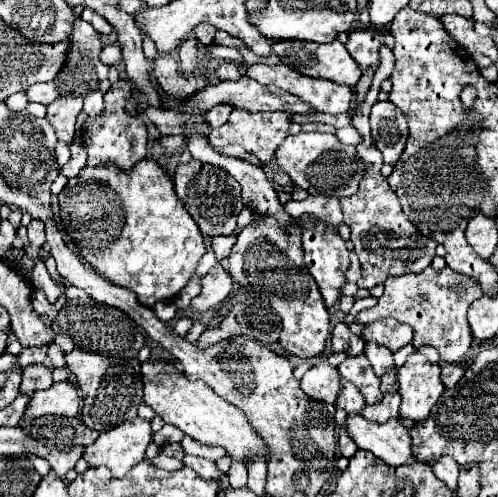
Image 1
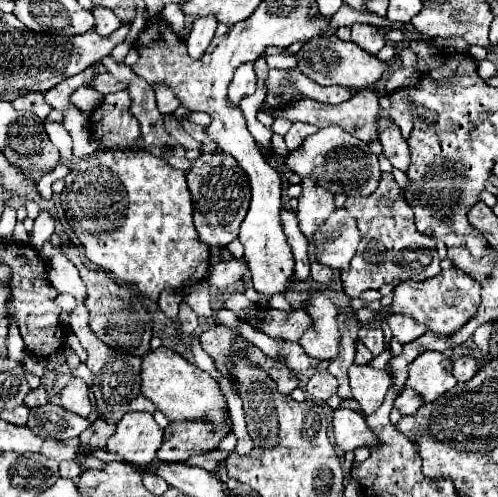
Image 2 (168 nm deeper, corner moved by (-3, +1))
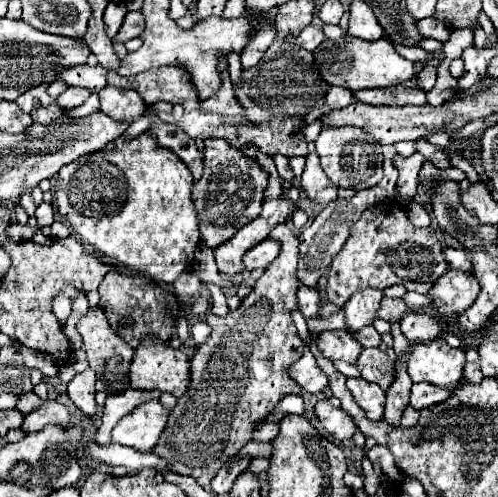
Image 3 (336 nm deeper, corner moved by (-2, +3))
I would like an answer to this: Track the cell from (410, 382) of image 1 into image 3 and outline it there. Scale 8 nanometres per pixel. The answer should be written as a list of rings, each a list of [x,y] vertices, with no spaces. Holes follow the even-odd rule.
[[[432,341],[432,343],[418,343],[412,347],[408,359],[408,375],[414,383],[430,383],[436,387],[452,387],[462,379],[462,363],[464,351],[450,347],[446,341]]]

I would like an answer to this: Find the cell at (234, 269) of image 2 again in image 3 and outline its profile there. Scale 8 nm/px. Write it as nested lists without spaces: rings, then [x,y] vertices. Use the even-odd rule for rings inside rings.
[[[266,239],[262,243],[258,243],[256,247],[252,247],[250,251],[246,251],[242,255],[242,263],[246,267],[246,271],[254,271],[254,269],[266,269],[274,257],[278,255],[280,247],[278,243],[274,243],[272,239]]]

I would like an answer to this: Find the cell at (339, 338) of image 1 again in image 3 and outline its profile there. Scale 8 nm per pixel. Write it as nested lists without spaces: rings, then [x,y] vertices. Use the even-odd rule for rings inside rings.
[[[362,349],[356,367],[366,381],[378,383],[386,389],[394,379],[394,361],[382,349]]]

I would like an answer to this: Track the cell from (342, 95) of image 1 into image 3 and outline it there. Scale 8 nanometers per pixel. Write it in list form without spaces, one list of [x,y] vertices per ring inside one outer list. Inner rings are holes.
[[[330,87],[324,101],[330,109],[342,109],[354,101],[354,93],[344,87]]]

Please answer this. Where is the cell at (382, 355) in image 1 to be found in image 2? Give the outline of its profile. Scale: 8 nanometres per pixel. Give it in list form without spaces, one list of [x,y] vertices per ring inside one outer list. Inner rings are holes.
[[[369,327],[367,331],[365,331],[365,335],[363,335],[363,345],[377,357],[377,355],[381,355],[381,351],[385,349],[383,347],[383,331],[381,331],[381,327]]]

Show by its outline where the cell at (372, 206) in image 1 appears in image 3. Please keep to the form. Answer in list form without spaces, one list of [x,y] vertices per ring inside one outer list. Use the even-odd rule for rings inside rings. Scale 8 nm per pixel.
[[[384,203],[368,207],[358,223],[354,223],[346,247],[332,259],[326,293],[338,307],[342,307],[356,291],[368,287],[386,289],[404,285],[408,291],[426,293],[434,285],[434,279],[444,275],[446,269],[448,263],[444,261],[436,227],[414,227],[402,205]]]

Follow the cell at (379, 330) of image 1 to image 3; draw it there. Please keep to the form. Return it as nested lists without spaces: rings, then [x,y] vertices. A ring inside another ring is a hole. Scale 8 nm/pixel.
[[[408,313],[400,321],[400,329],[410,343],[424,343],[442,333],[442,319],[432,313]]]

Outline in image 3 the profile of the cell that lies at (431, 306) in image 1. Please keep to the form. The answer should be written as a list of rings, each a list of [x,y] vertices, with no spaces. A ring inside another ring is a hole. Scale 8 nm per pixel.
[[[448,269],[428,291],[428,297],[440,317],[454,317],[466,311],[478,297],[478,281],[468,271]]]

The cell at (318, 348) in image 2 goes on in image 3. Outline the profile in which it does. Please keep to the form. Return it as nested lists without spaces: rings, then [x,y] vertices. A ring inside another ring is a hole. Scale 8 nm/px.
[[[324,331],[318,335],[316,343],[318,343],[318,351],[330,361],[342,359],[348,363],[356,363],[362,349],[358,347],[358,341],[346,331]]]

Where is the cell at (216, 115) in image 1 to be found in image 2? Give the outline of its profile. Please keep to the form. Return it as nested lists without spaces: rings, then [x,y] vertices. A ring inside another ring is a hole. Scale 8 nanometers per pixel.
[[[251,61],[243,63],[241,67],[237,67],[235,77],[233,77],[231,85],[229,85],[229,101],[233,105],[239,105],[241,97],[255,93],[255,83],[257,83],[257,77],[255,77]]]

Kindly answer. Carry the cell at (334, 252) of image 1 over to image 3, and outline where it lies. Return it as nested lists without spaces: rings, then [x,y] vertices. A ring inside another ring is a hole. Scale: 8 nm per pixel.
[[[310,153],[306,157],[306,167],[304,167],[304,173],[300,177],[300,189],[304,191],[304,195],[312,203],[326,205],[326,203],[336,199],[336,189],[338,187],[334,183],[330,183],[326,173],[322,171],[316,153]]]

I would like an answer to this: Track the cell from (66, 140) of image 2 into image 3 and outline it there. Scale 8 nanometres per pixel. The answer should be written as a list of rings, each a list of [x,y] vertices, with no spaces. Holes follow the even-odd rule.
[[[52,103],[52,105],[48,105],[48,107],[34,109],[30,115],[32,115],[32,119],[34,119],[36,123],[40,123],[40,125],[48,127],[48,125],[56,123],[56,121],[62,117],[62,109],[60,109],[56,103]]]

